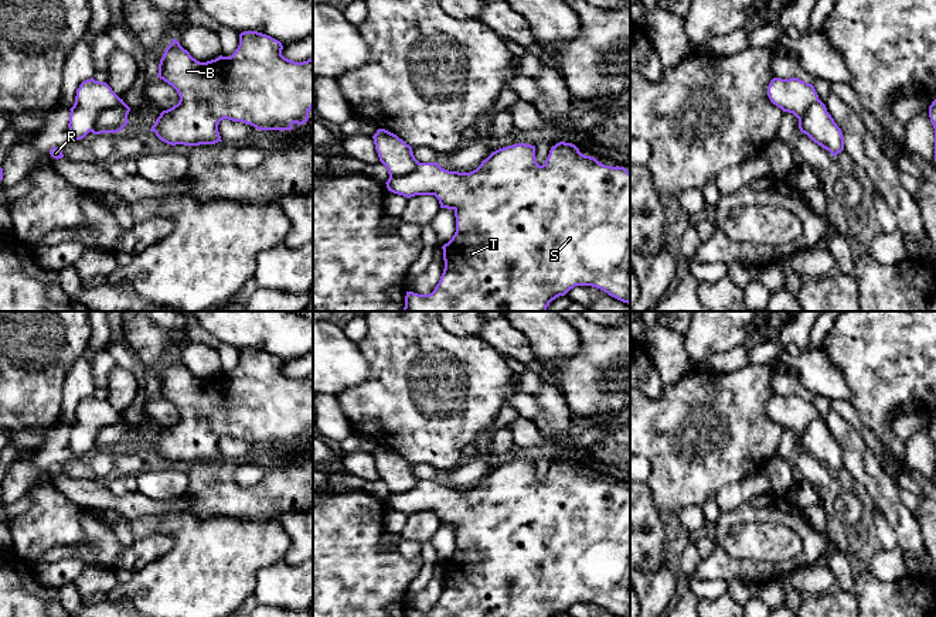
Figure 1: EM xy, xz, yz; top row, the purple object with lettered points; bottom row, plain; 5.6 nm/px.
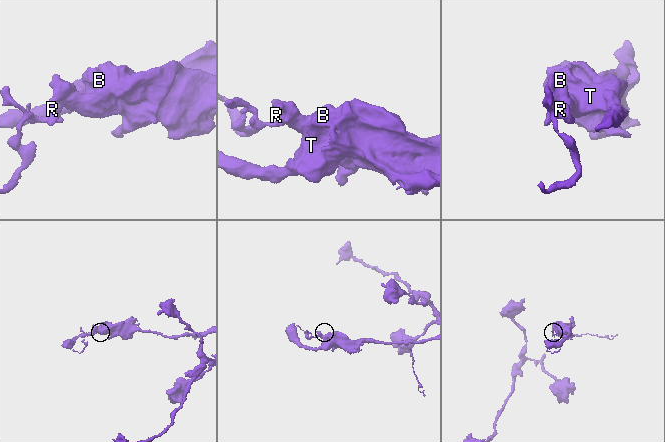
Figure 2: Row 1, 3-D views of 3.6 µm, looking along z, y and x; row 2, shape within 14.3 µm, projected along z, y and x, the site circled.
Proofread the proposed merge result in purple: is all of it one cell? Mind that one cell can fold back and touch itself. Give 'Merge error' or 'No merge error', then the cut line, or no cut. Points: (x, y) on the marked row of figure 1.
Merge error. Split along xy (122, 101), (104, 109), (91, 130)

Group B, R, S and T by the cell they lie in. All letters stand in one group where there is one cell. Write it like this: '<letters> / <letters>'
B S T / R

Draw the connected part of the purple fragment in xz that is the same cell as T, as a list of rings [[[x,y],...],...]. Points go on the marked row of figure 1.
[[[565,142],[552,146],[545,163],[540,166],[535,157],[535,146],[518,143],[493,151],[470,173],[449,171],[438,163],[419,163],[412,173],[389,177],[385,184],[388,191],[406,198],[435,195],[440,208],[453,209],[456,217],[456,232],[442,246],[445,269],[439,283],[429,294],[406,292],[404,311],[547,311],[552,300],[565,296],[575,286],[592,286],[630,304],[630,173],[624,167],[605,166],[595,157],[582,154],[575,144]]]

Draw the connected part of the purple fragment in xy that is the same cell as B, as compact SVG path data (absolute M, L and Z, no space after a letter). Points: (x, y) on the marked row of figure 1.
M244 31L239 34L239 45L231 57L219 55L215 59L200 62L184 50L177 38L166 48L157 76L171 85L180 100L173 108L163 110L152 126L150 132L171 146L200 146L215 144L221 140L218 125L228 119L242 122L258 130L292 130L293 123L306 123L313 108L313 57L303 62L295 62L282 55L283 45L270 35L258 31Z

